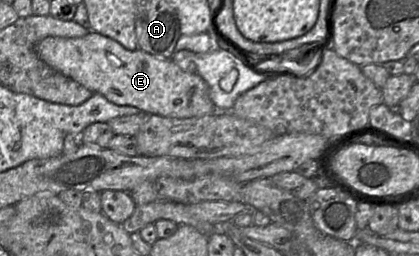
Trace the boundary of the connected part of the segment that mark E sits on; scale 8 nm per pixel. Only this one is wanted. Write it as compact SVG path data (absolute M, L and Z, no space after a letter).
M93 31L82 37L45 37L36 44L35 51L54 70L119 106L133 106L145 114L179 119L201 117L213 114L215 110L209 97L209 87L197 73L184 72L172 59L156 57L140 49L129 51L117 41Z

